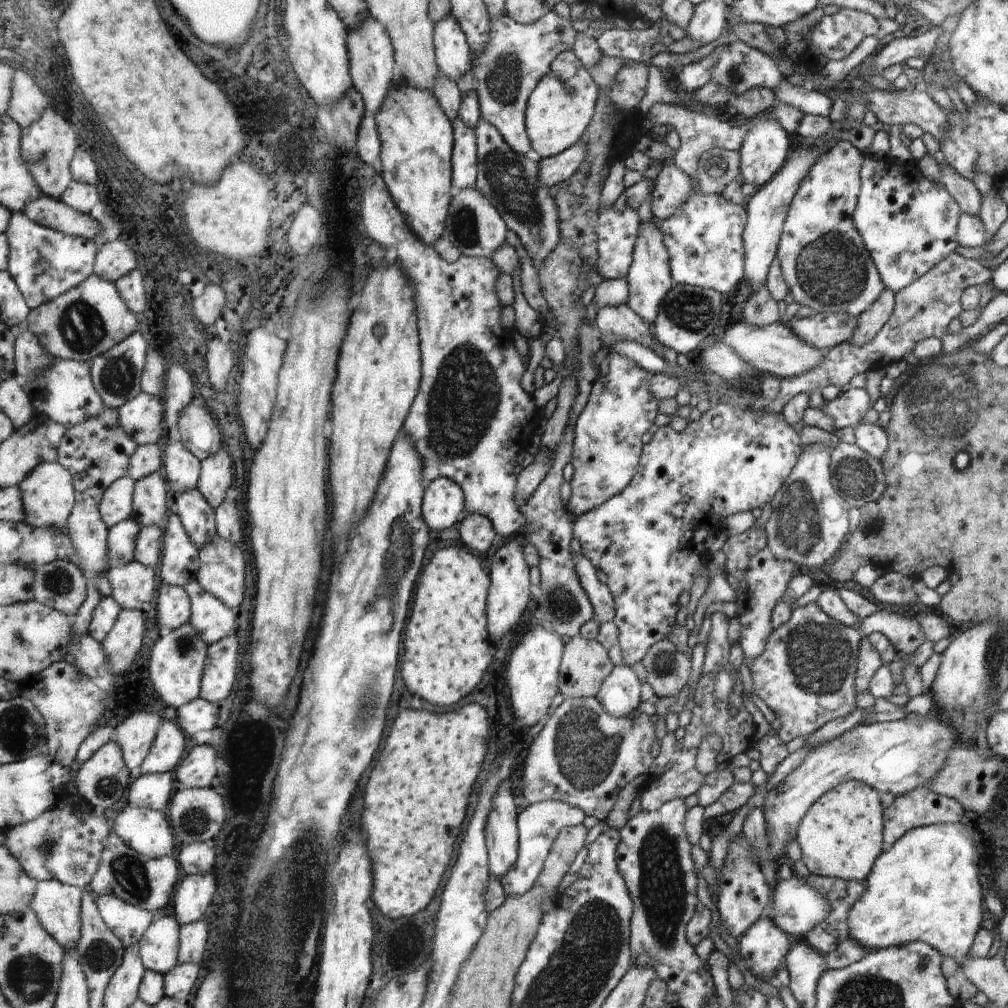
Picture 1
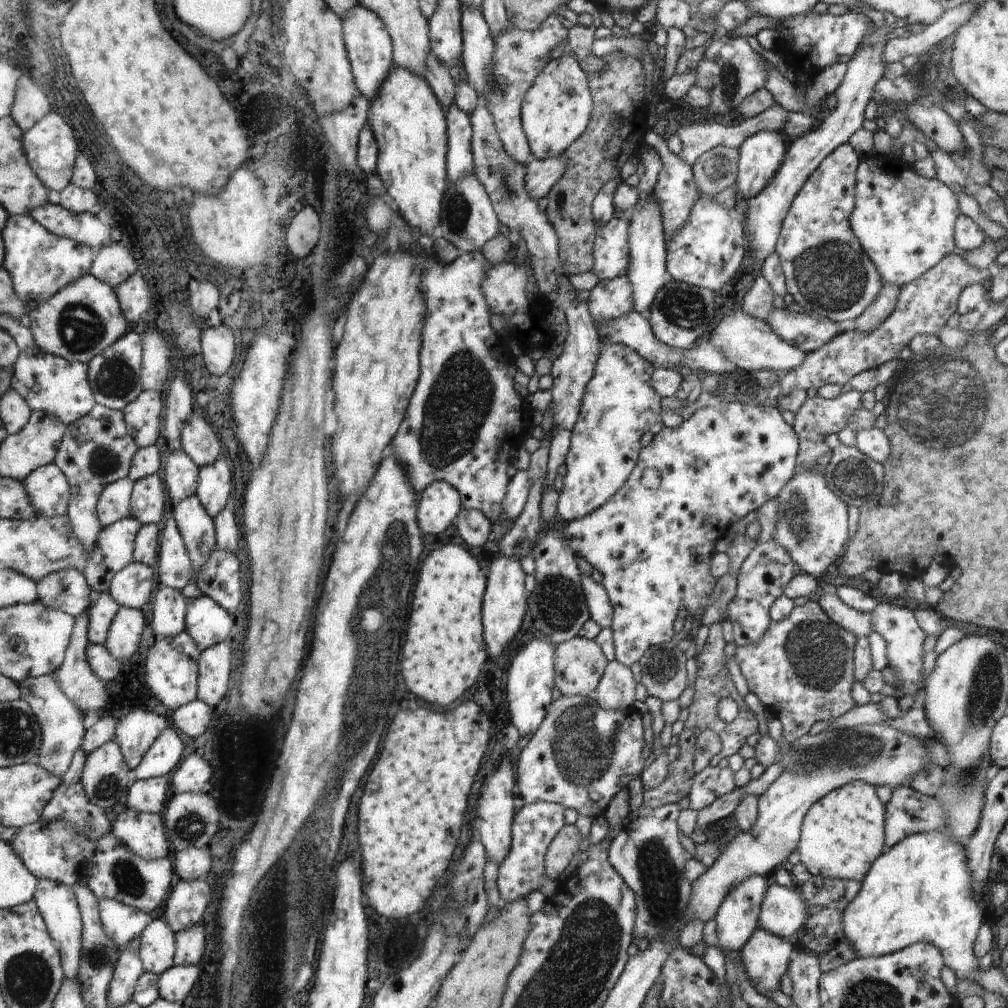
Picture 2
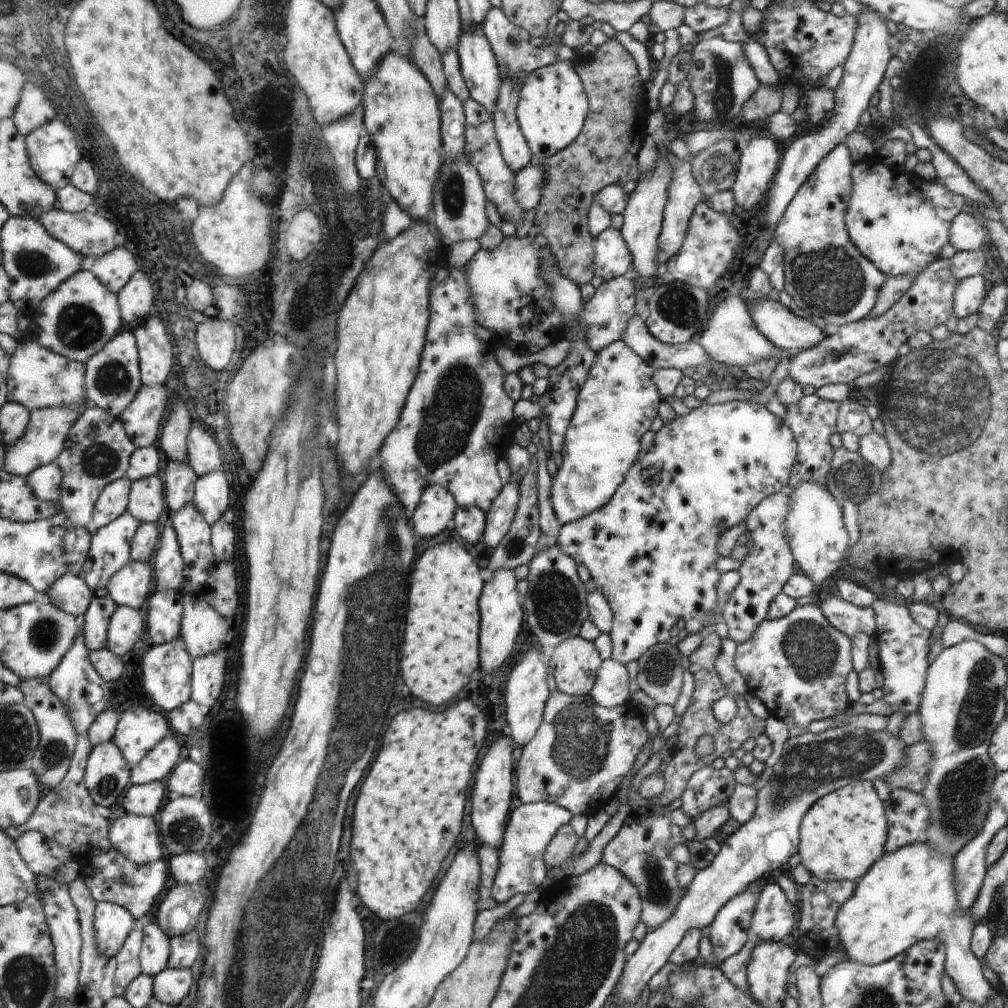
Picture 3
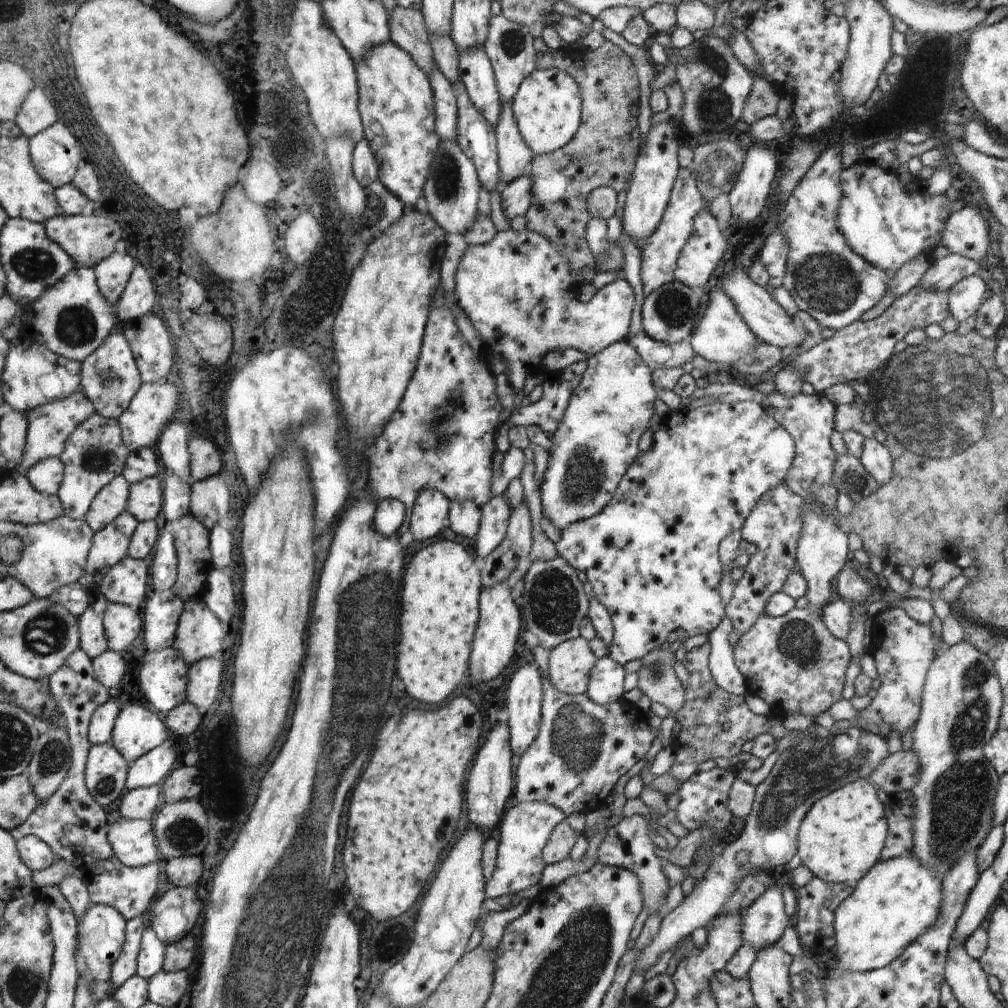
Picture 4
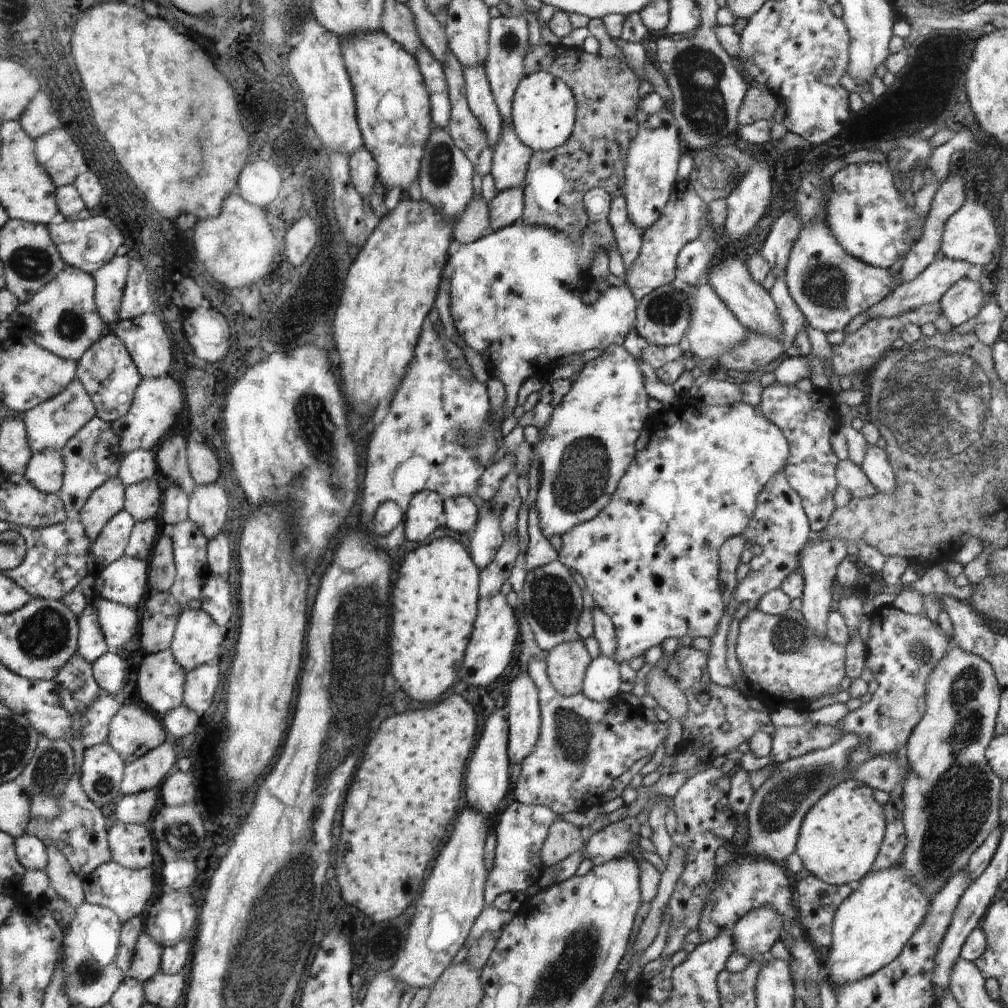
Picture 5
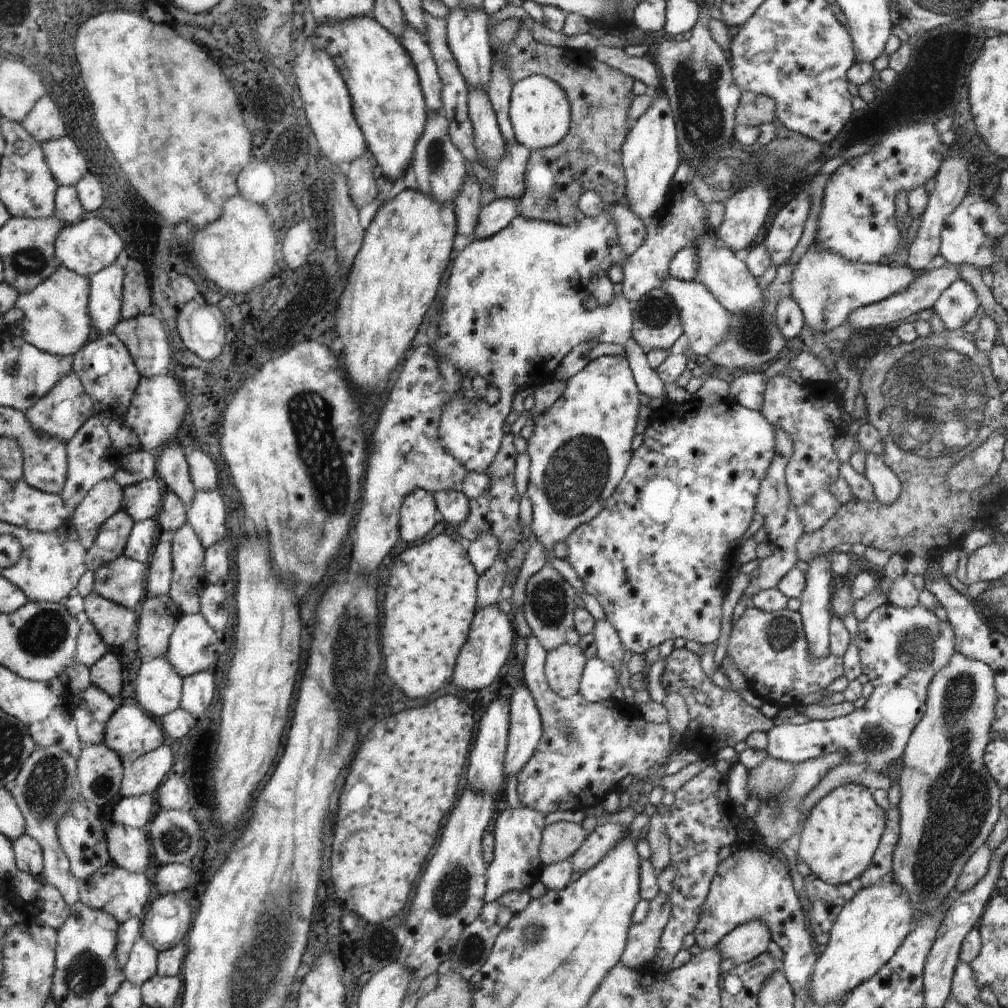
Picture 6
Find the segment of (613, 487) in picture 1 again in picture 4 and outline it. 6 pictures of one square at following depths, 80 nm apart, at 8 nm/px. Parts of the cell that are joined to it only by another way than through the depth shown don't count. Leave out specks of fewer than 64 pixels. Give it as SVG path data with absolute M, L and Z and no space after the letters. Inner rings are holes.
M626 340L615 342L588 358L582 380L574 389L565 414L550 438L552 449L547 451L547 468L539 486L543 516L558 530L564 530L572 523L598 515L612 500L618 483L638 456L640 436L650 428L648 422L655 413L653 402L657 394L651 371L639 352Z

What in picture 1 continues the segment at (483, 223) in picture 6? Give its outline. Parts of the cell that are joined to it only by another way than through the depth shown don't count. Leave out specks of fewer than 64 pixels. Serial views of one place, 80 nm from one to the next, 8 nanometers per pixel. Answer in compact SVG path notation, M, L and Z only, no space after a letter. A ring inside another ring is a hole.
M580 140L566 151L539 160L539 181L548 188L564 182L579 169L587 153L587 143Z

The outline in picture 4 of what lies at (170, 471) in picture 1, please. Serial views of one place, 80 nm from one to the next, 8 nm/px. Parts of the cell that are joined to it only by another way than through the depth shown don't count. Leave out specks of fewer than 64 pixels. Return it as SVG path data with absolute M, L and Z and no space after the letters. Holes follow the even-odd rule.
M167 474L164 482L162 520L174 522L190 513L192 482L172 474Z

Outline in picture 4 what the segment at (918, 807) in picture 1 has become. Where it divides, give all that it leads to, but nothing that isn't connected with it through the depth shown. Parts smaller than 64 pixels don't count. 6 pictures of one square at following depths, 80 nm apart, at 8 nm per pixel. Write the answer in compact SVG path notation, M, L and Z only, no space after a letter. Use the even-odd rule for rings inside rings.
M910 791L889 795L883 804L887 820L888 836L881 852L881 860L887 861L908 854L913 845L912 818L915 805Z

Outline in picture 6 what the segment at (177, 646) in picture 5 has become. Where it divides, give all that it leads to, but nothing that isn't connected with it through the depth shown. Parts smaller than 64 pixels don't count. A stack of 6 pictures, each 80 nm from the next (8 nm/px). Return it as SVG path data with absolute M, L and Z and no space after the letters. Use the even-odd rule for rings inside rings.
M200 613L182 614L170 638L166 658L182 677L208 672L216 664L216 650L206 650L216 642L215 629Z

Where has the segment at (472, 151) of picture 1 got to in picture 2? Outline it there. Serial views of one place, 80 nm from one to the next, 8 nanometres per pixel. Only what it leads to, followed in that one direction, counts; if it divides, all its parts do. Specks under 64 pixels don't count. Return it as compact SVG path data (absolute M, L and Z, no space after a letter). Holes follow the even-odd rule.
M454 102L446 110L449 138L447 154L447 178L456 182L473 173L470 148L472 134L469 116Z

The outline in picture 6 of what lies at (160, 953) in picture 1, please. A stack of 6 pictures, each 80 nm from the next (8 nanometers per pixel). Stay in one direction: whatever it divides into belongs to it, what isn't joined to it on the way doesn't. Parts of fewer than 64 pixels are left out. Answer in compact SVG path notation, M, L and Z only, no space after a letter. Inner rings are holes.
M142 934L138 936L131 948L124 972L132 984L142 986L157 972L159 953Z

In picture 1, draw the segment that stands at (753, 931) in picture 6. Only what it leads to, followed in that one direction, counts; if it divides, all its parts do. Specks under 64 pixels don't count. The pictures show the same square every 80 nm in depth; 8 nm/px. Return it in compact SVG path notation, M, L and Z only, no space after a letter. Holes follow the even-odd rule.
M794 874L789 880L778 880L771 892L769 899L769 908L765 912L768 918L772 919L772 922L784 933L794 939L803 938L803 936L811 931L812 928L818 926L828 915L830 910L829 902L819 893L816 892L813 887L808 886L804 878L800 878Z

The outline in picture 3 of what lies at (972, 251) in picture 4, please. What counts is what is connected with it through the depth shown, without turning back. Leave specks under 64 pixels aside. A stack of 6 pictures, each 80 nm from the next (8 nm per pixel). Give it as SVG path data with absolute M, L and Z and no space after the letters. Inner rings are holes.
M967 210L959 212L950 223L948 240L957 252L976 251L980 255L987 238L987 230Z

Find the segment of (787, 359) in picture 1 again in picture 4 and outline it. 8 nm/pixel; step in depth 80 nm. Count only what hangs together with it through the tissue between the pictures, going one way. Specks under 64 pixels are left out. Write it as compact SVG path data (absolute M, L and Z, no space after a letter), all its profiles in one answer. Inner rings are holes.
M716 282L714 288L708 292L708 304L704 316L699 318L690 337L690 346L696 355L702 356L710 363L731 365L741 356L748 354L758 342L756 335L748 328L745 320L739 315L734 303L722 292Z

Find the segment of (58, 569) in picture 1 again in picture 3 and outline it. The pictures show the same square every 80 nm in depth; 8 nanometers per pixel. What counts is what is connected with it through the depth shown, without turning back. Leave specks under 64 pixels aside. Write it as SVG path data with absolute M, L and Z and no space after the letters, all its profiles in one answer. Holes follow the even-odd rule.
M64 575L46 593L45 599L64 612L83 616L93 599L93 593L81 576Z

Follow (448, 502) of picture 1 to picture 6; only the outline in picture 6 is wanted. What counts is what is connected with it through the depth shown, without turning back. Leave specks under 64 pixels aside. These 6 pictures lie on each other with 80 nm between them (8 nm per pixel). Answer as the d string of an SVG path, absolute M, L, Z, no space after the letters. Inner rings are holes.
M424 489L411 492L403 500L399 511L398 530L400 540L418 542L436 526L437 508L435 494Z

